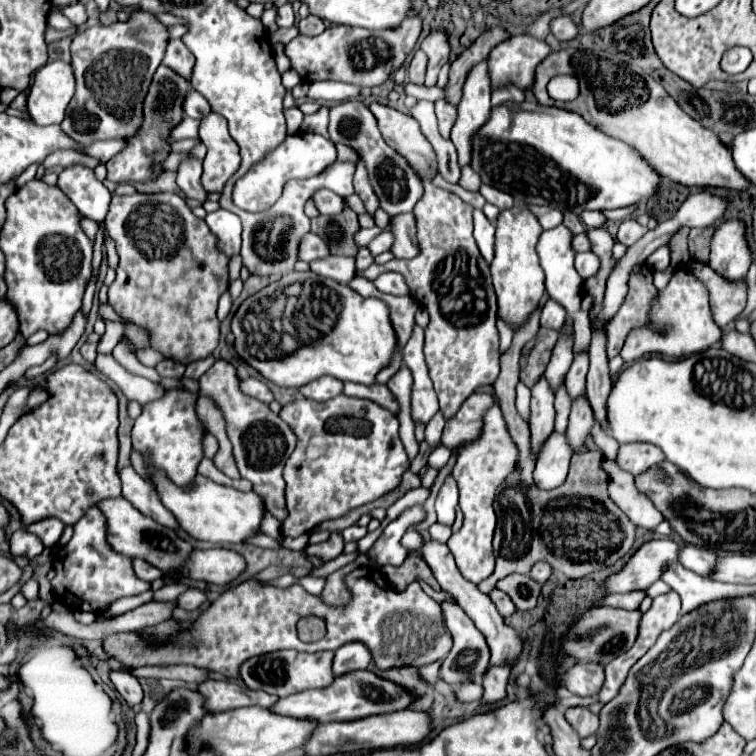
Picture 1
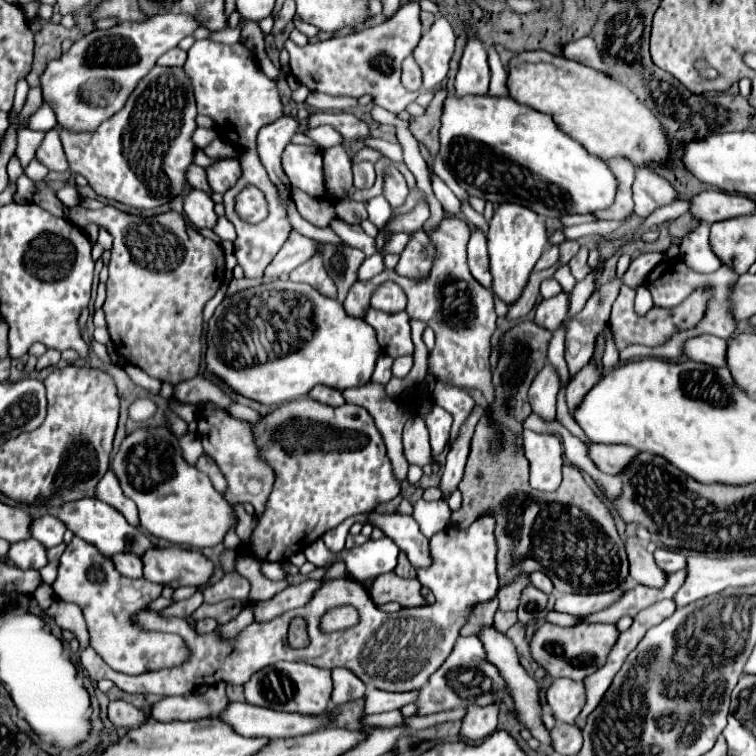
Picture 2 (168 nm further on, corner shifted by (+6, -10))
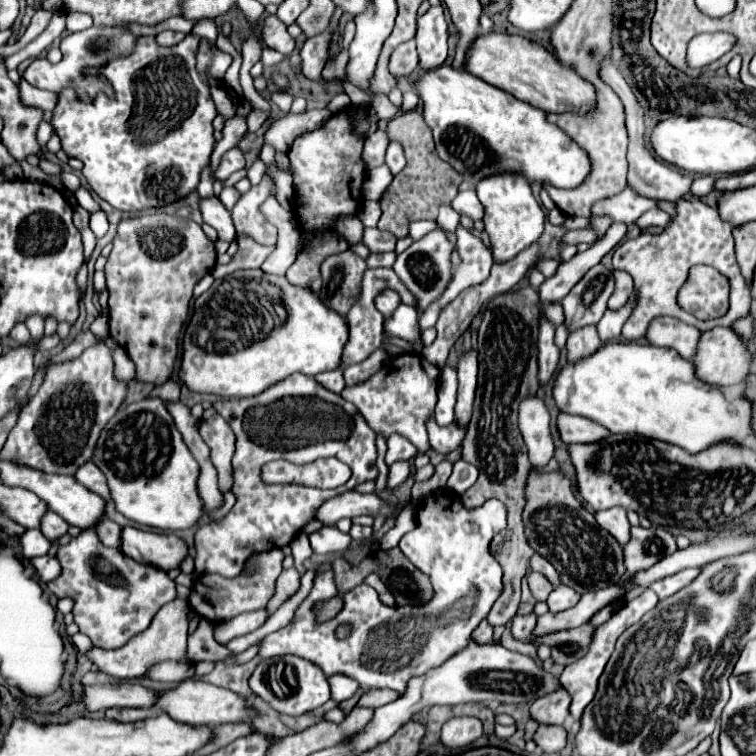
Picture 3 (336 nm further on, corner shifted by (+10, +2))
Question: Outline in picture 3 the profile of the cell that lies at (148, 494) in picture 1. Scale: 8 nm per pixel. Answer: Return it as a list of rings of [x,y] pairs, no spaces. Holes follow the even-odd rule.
[[[93,462],[83,464],[83,466],[77,470],[75,478],[77,478],[85,488],[97,492],[97,494],[103,496],[105,500],[111,500],[111,498],[109,498],[109,486],[107,486],[105,474],[103,474],[103,472],[93,464]]]

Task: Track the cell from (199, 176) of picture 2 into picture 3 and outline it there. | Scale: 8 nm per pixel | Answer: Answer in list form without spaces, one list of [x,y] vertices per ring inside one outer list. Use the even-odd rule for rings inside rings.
[[[207,164],[203,170],[201,170],[201,182],[197,186],[197,192],[201,198],[205,196],[213,196],[213,178],[211,178],[211,164]]]

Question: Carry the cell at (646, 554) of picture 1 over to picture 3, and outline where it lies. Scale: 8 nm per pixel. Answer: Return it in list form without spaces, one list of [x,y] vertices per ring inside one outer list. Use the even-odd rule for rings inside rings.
[[[557,584],[555,590],[547,598],[547,604],[549,604],[549,610],[551,612],[561,612],[561,610],[573,608],[579,598],[581,596],[577,592],[573,592],[573,588],[569,588],[565,584]]]

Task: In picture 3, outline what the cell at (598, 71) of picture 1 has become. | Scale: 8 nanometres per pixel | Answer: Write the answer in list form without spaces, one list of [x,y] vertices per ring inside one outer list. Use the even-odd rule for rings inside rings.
[[[501,32],[479,36],[467,54],[465,70],[543,112],[581,112],[583,116],[585,112],[593,112],[593,104],[597,104],[597,92],[593,84],[581,80],[581,76],[577,76],[573,68],[565,68],[565,64],[561,64],[553,52],[525,36]]]

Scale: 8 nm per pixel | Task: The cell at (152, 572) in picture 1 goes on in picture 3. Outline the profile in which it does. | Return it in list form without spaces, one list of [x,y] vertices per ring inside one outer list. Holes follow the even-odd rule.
[[[103,518],[97,526],[95,526],[95,532],[101,540],[101,544],[105,544],[107,548],[121,548],[121,526],[115,524],[113,520],[109,518]]]

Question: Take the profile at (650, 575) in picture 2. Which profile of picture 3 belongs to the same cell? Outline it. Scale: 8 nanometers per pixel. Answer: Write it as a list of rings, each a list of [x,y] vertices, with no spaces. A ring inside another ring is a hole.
[[[609,508],[609,510],[597,512],[595,518],[597,518],[601,528],[609,530],[609,534],[619,540],[621,546],[625,546],[629,542],[631,526],[627,522],[627,510],[625,508]]]

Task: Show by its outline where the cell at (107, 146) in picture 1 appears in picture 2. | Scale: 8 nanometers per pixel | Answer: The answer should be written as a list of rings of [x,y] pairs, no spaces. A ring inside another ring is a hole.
[[[49,130],[37,150],[37,160],[41,160],[49,170],[57,170],[57,172],[65,172],[67,170],[67,160],[65,160],[65,152],[61,148],[59,136],[55,130]]]

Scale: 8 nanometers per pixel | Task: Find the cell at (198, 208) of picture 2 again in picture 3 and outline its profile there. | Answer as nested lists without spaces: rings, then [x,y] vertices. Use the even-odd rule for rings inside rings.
[[[217,196],[211,198],[199,198],[199,210],[203,216],[203,222],[213,226],[219,234],[219,240],[233,242],[235,240],[235,226],[231,222],[231,214],[223,208]]]

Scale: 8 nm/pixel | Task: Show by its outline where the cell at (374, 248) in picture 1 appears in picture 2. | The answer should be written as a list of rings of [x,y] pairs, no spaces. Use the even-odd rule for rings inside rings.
[[[399,232],[399,234],[395,234],[395,236],[389,240],[389,244],[385,244],[385,252],[383,252],[383,254],[389,254],[389,252],[401,254],[401,250],[405,250],[405,246],[407,246],[409,240],[411,240],[411,234],[409,234],[409,232]]]

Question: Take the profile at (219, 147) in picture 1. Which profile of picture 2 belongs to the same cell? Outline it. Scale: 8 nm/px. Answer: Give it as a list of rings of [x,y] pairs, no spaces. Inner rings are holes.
[[[219,160],[217,164],[207,168],[207,178],[209,186],[213,192],[227,192],[229,188],[235,186],[235,182],[241,176],[241,166],[237,160]]]

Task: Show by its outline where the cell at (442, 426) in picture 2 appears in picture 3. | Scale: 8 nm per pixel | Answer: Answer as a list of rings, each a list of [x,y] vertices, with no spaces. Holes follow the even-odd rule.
[[[409,352],[391,358],[367,382],[361,382],[357,386],[347,386],[341,392],[341,396],[357,406],[357,410],[363,414],[363,418],[369,422],[369,426],[375,432],[383,432],[385,436],[399,432],[405,438],[409,438],[419,448],[419,452],[427,452],[431,444],[425,424],[435,414],[437,380],[439,380],[439,368],[427,362],[421,354]]]

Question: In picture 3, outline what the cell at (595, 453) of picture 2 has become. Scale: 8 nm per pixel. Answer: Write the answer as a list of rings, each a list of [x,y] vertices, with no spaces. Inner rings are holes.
[[[565,412],[559,414],[557,426],[565,444],[591,444],[593,440],[603,440],[605,436],[609,436],[609,430],[605,430],[601,424]]]

